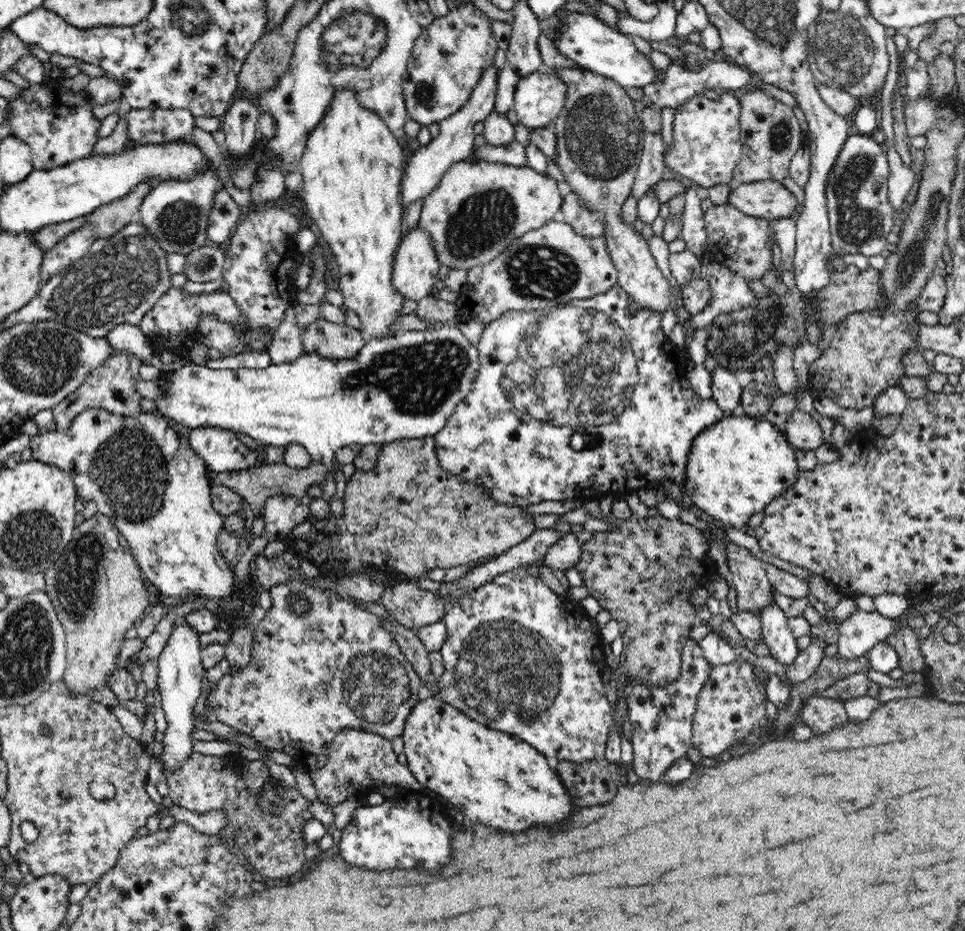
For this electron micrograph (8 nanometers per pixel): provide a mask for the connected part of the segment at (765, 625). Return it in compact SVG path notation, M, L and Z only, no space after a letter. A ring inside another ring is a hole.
M772 603L764 607L759 614L763 640L770 649L771 656L784 666L788 666L798 656L796 637L788 627L788 617L776 605Z

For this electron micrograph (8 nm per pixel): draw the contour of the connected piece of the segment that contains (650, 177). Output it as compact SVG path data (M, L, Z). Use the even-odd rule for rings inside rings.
M646 131L644 137L644 150L640 156L640 164L629 197L633 196L639 201L650 186L661 180L676 180L686 188L691 187L695 190L699 188L696 182L678 175L666 165L666 161L664 161L665 144L662 142L661 132L654 134Z

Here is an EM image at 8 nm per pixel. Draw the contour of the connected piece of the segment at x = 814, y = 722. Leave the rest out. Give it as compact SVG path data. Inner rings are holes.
M810 700L807 702L806 711L799 718L811 728L814 735L824 734L849 720L841 702L833 703L831 700Z

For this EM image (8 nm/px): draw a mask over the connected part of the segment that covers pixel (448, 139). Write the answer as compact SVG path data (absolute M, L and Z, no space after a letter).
M493 64L488 68L480 82L477 82L476 88L473 88L470 98L466 104L451 114L448 118L439 122L439 133L427 145L421 145L419 150L415 151L408 159L407 166L404 168L403 180L399 184L401 203L403 210L412 206L416 200L422 200L440 184L440 180L446 170L455 162L467 159L472 152L474 145L474 124L483 121L492 110L495 110L495 96L497 91L497 80L499 75Z

